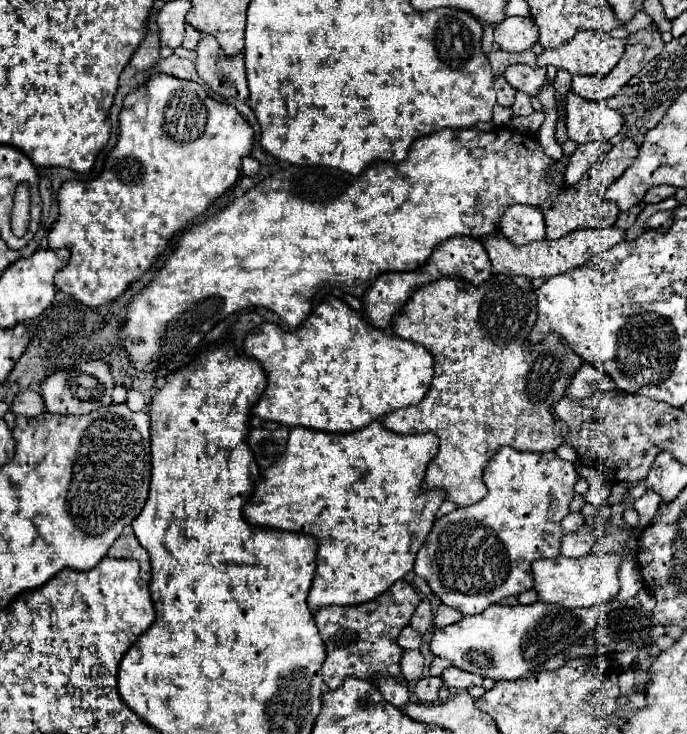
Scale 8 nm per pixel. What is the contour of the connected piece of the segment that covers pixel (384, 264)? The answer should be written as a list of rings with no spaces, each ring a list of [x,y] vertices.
[[[445,128],[445,130],[433,132],[429,136],[417,138],[411,144],[411,150],[409,150],[409,154],[407,154],[407,158],[403,162],[399,162],[395,166],[389,166],[389,162],[375,162],[361,176],[351,176],[347,172],[333,170],[333,168],[287,166],[285,170],[279,170],[273,176],[269,176],[263,182],[259,182],[255,188],[251,188],[247,194],[237,198],[231,206],[227,206],[217,216],[213,216],[213,218],[209,218],[209,220],[205,220],[201,224],[191,226],[179,238],[173,254],[157,270],[157,274],[153,276],[149,286],[145,286],[145,290],[141,290],[137,296],[133,296],[133,300],[127,306],[127,320],[123,322],[123,328],[121,328],[121,334],[119,334],[123,350],[127,352],[127,360],[141,372],[157,372],[157,370],[175,372],[175,370],[185,366],[185,362],[189,360],[189,354],[199,346],[203,336],[217,322],[225,320],[229,314],[235,314],[235,312],[239,312],[243,308],[267,308],[279,318],[279,326],[283,330],[295,330],[307,318],[307,314],[311,310],[313,290],[317,290],[319,286],[323,286],[323,284],[343,284],[343,286],[349,288],[349,294],[361,298],[363,292],[367,290],[367,286],[371,286],[371,282],[375,282],[375,278],[379,274],[385,274],[385,272],[407,272],[407,270],[415,270],[415,268],[423,266],[423,262],[427,262],[427,258],[431,256],[435,246],[441,244],[443,240],[449,240],[453,236],[483,238],[483,236],[495,232],[499,228],[499,218],[503,216],[503,210],[507,210],[507,206],[511,206],[511,204],[539,206],[547,196],[551,196],[551,194],[561,190],[557,186],[547,184],[545,178],[543,178],[545,172],[549,170],[551,162],[553,160],[549,156],[545,156],[545,152],[541,150],[541,146],[539,146],[535,136],[513,134],[507,128],[497,128],[497,130],[487,132],[487,134],[479,132],[475,128],[467,128],[467,130]]]

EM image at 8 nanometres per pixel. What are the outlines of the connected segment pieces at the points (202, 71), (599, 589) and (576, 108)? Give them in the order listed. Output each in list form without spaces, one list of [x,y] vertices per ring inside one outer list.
[[[207,34],[201,36],[197,46],[197,74],[219,96],[241,102],[249,98],[243,56],[227,58],[215,38]]]
[[[587,554],[581,558],[559,556],[555,560],[535,562],[533,574],[535,574],[535,590],[539,594],[539,600],[559,604],[563,608],[591,608],[607,604],[619,592],[619,578],[617,578],[619,562],[621,562],[619,554],[609,554],[609,556]]]
[[[575,94],[567,96],[567,138],[577,144],[611,140],[623,128],[623,116],[605,104],[587,102]]]

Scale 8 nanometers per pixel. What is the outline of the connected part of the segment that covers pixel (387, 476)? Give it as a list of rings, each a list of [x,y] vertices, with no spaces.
[[[377,420],[349,434],[291,428],[285,454],[261,472],[255,494],[249,500],[251,504],[243,506],[243,516],[253,526],[303,532],[319,540],[317,576],[307,598],[311,610],[331,604],[351,606],[369,602],[413,570],[417,550],[431,532],[435,512],[443,504],[443,492],[421,492],[425,468],[435,458],[437,444],[439,438],[435,434],[401,436],[389,432]]]

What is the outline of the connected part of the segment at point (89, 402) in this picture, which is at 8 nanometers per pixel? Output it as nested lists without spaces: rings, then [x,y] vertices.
[[[85,362],[83,366],[79,366],[79,370],[63,370],[47,378],[47,382],[43,382],[41,386],[47,412],[53,414],[89,414],[101,406],[109,406],[111,392],[113,378],[107,366],[103,366],[103,362]]]

